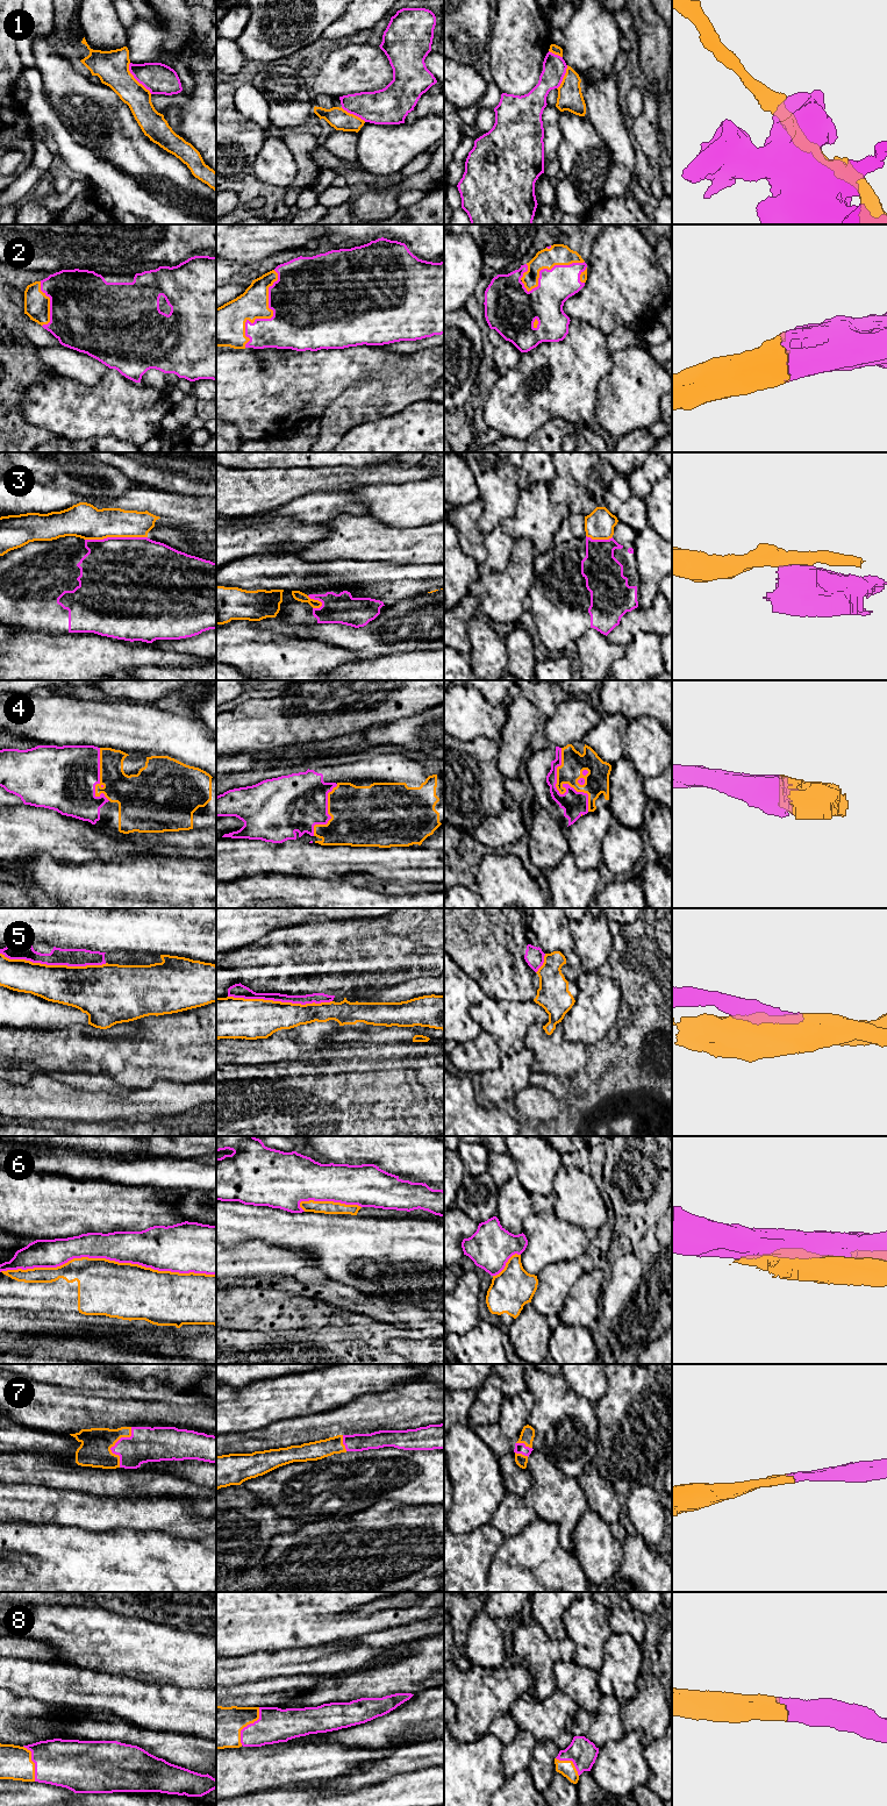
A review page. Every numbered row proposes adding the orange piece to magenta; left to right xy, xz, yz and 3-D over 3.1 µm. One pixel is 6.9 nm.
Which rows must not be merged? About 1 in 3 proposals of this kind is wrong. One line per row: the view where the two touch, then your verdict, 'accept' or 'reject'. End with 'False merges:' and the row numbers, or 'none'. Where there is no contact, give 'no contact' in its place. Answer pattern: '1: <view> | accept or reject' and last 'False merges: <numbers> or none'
1: xy | reject
2: xz | accept
3: xy | reject
4: yz | accept
5: xy | reject
6: xy | reject
7: xy | accept
8: xz | accept
False merges: 1, 3, 5, 6

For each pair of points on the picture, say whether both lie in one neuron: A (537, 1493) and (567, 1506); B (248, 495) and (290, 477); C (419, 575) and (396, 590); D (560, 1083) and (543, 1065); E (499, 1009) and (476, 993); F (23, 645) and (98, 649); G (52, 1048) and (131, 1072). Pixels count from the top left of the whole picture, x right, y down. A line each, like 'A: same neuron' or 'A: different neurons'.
A: same neuron
B: same neuron
C: same neuron
D: different neurons
E: different neurons
F: same neuron
G: same neuron

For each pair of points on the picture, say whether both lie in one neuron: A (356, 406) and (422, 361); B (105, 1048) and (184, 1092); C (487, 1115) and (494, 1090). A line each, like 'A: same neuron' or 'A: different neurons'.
A: same neuron
B: different neurons
C: different neurons

